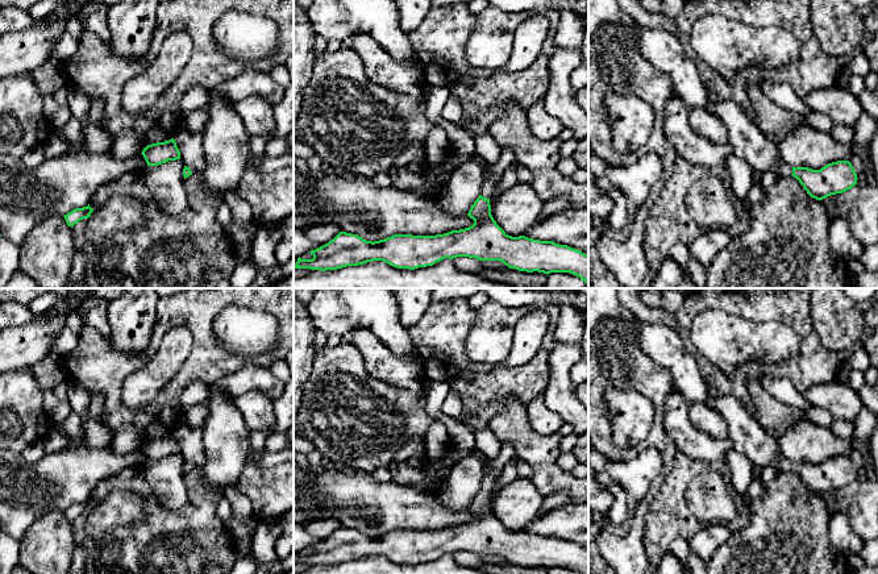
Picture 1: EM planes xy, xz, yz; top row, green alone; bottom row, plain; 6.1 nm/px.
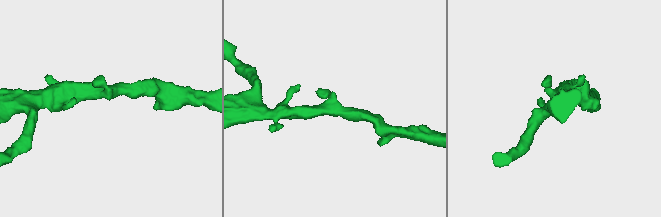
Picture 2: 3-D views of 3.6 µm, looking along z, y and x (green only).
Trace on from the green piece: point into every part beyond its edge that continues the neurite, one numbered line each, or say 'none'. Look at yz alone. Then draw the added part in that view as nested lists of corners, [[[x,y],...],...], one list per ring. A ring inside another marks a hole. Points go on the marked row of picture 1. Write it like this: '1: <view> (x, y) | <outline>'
1: yz (782, 167) | [[[779,158],[777,162],[777,172],[781,176],[791,176],[792,167],[790,165],[787,165],[782,158]]]

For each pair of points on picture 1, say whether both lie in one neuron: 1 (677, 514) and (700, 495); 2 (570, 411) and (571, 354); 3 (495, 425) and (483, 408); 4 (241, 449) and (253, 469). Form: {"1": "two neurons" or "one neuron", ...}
{"1": "two neurons", "2": "one neuron", "3": "two neurons", "4": "two neurons"}

